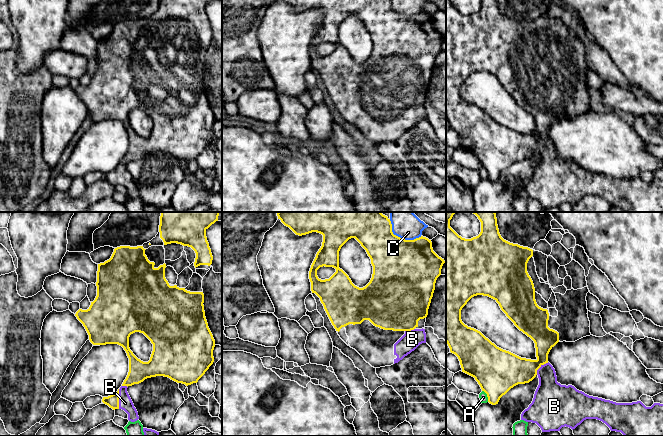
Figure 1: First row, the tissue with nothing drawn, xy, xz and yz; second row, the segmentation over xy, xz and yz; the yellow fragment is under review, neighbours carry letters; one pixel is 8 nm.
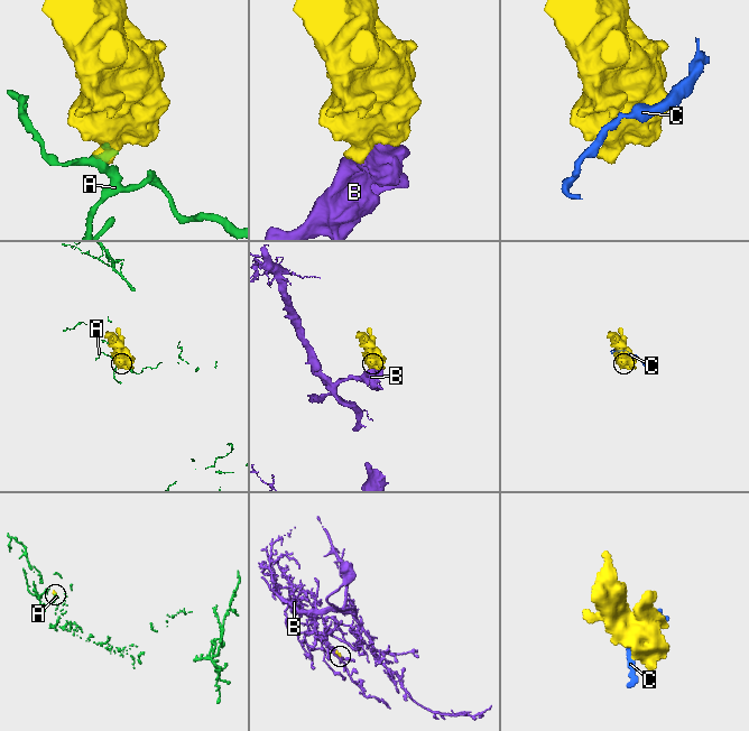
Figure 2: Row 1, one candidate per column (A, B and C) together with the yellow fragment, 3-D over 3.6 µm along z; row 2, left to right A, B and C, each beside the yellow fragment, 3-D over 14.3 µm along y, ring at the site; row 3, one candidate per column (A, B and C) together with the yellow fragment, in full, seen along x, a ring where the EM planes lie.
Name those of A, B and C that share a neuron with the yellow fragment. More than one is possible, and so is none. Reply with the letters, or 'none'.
B

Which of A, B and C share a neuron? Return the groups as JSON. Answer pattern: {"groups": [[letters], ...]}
{"groups": [["A"], ["B"], ["C"]]}

